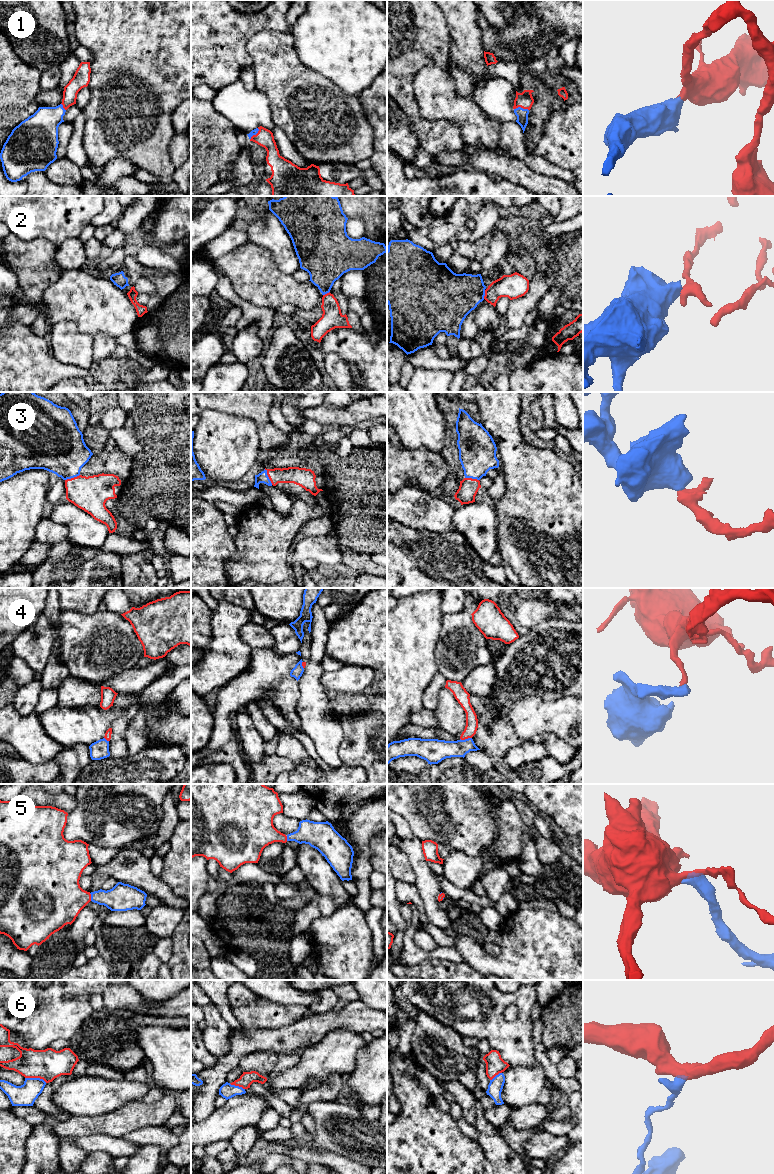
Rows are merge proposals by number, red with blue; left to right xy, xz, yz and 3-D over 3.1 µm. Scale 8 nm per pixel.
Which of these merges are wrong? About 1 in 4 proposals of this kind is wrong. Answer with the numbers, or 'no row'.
2, 4, 6

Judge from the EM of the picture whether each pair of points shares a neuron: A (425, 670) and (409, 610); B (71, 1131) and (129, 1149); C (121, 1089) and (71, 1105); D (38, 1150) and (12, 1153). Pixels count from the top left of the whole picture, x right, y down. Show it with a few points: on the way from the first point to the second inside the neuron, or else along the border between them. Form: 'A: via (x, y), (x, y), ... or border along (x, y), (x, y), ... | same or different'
A: via (410, 655), (409, 625) | same
B: border along (109, 1134), (92, 1133), (74, 1139) | different
C: via (109, 1095), (83, 1095) | same
D: border along (32, 1128), (26, 1143), (26, 1160), (23, 1163) | different

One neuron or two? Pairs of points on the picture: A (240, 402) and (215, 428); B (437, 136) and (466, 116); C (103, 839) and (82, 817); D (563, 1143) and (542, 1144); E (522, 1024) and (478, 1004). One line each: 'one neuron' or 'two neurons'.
A: two neurons
B: two neurons
C: one neuron
D: one neuron
E: one neuron

